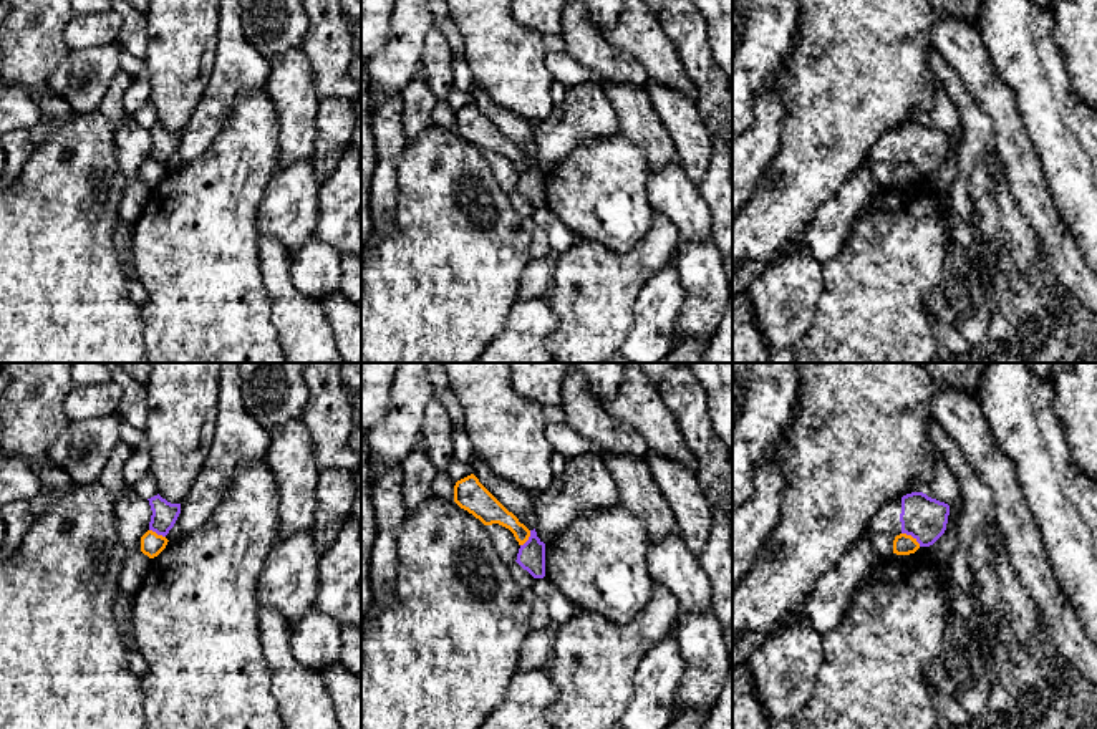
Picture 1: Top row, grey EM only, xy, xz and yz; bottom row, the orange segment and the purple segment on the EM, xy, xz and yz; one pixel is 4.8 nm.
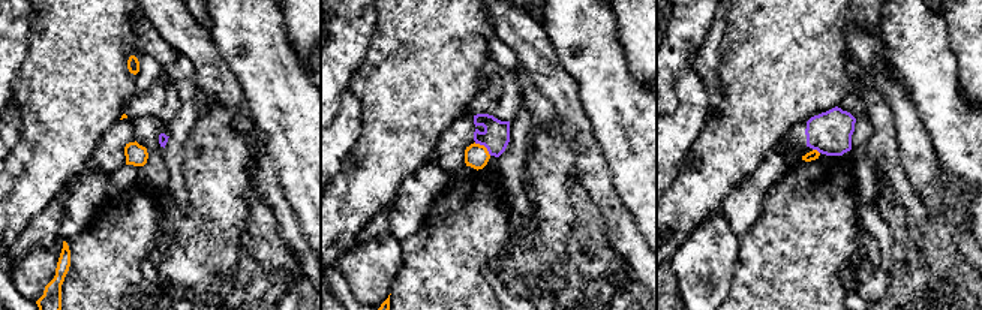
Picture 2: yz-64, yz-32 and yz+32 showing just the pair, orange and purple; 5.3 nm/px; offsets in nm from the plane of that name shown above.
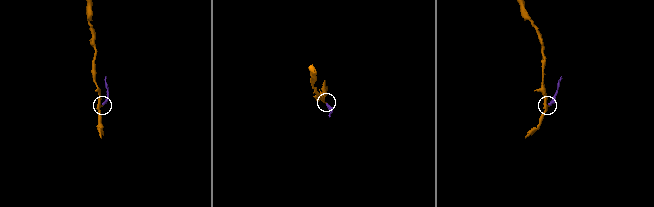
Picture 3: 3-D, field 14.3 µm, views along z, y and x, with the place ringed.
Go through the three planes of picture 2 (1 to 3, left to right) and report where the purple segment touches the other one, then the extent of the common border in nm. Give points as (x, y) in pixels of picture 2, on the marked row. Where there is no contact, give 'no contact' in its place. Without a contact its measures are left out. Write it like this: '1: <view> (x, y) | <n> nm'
1: no contact
2: yz-32 (483, 146) | 120 nm
3: yz+32 (816, 150) | 50 nm

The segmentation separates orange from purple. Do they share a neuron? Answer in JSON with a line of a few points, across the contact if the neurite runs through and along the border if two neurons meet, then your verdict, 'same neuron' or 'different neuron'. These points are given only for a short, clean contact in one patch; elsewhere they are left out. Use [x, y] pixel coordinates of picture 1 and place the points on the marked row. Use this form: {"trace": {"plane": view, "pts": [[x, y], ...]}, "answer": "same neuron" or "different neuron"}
{"trace": {"plane": "yz", "pts": [[902, 532], [908, 534], [920, 545]]}, "answer": "different neuron"}

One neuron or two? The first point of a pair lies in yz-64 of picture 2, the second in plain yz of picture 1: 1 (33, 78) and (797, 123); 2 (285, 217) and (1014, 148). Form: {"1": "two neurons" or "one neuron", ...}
{"1": "one neuron", "2": "one neuron"}

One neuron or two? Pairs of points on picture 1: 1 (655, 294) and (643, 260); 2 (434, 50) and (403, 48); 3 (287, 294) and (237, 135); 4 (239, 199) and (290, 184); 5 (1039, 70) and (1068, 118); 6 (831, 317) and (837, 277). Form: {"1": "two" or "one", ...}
{"1": "two", "2": "two", "3": "two", "4": "two", "5": "one", "6": "one"}

